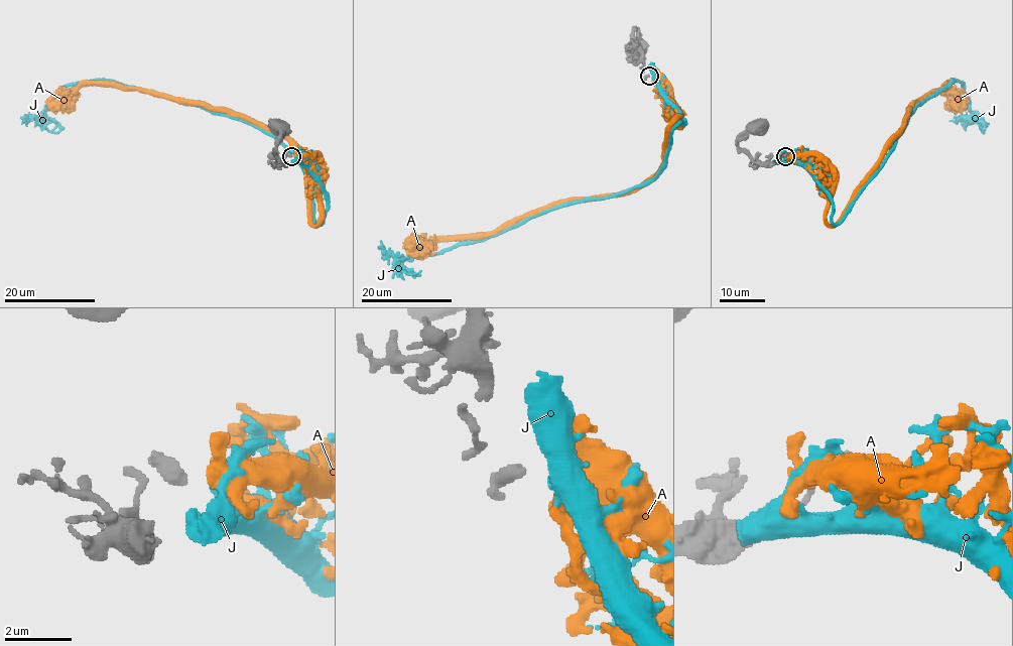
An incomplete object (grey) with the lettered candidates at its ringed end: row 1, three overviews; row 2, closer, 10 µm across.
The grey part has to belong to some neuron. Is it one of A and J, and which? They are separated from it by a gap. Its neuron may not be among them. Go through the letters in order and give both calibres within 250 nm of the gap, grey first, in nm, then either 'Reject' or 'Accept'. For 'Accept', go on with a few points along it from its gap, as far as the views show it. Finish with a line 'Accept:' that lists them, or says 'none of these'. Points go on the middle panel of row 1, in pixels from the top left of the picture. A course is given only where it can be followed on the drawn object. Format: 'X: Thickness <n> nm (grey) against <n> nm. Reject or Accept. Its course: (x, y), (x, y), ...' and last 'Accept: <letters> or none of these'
A: Thickness 440 nm (grey) against 480 nm. Reject
J: Thickness 440 nm (grey) against 300 nm. Accept. Its course: (652, 77), (683, 123), (671, 131), (665, 165), (648, 180), (411, 259), (397, 261), (380, 241)
Accept: J

